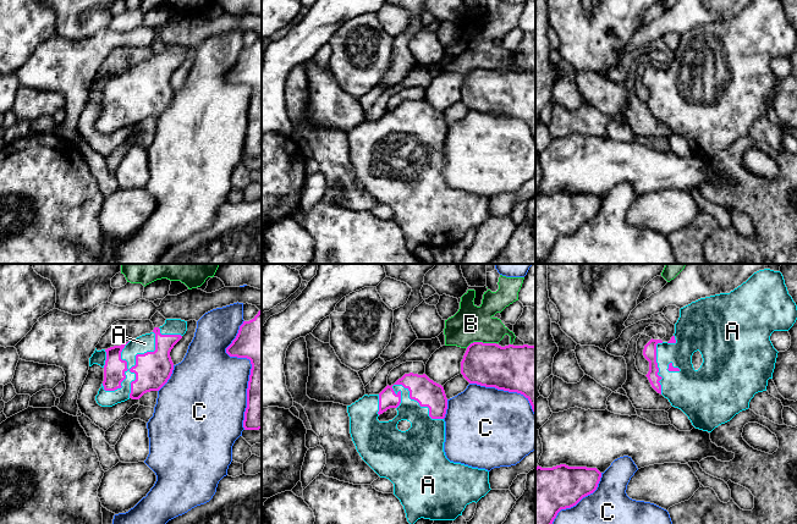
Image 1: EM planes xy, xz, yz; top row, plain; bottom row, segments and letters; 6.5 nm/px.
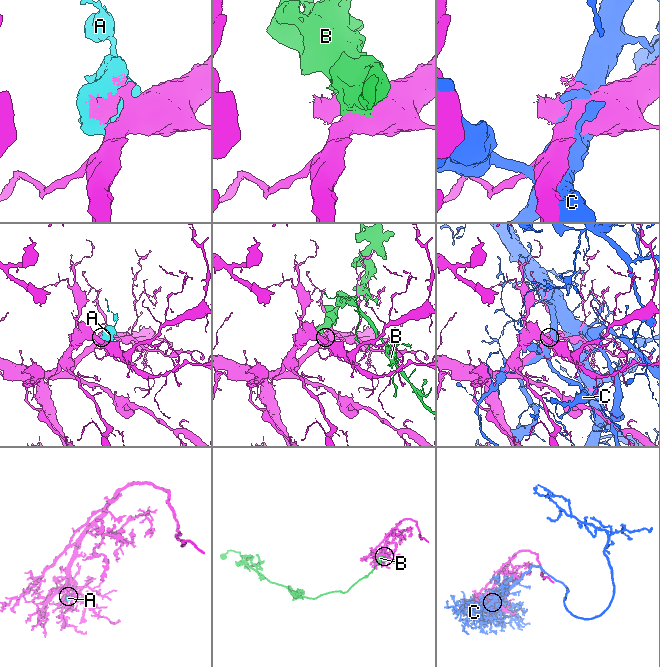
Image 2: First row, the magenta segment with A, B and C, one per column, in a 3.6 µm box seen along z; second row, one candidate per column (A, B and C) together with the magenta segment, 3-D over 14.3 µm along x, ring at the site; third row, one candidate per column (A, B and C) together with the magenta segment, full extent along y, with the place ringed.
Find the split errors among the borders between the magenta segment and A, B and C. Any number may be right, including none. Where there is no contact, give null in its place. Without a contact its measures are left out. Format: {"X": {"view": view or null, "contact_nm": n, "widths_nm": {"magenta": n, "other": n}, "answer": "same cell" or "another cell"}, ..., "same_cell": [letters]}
{"A": {"view": "xy", "contact_nm": 500, "widths_nm": {"magenta": 240, "other": 120}, "answer": "same cell"}, "B": {"view": "xz", "contact_nm": 200, "widths_nm": {"magenta": 300, "other": 240}, "answer": "another cell"}, "C": {"view": "xy", "contact_nm": 700, "widths_nm": {"magenta": 300, "other": 380}, "answer": "another cell"}, "same_cell": ["A"]}

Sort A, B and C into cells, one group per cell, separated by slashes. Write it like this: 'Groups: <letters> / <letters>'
Groups: A / B / C

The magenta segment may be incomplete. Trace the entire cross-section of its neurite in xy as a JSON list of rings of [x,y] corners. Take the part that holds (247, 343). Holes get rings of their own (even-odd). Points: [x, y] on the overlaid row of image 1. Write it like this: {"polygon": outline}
{"polygon": [[[262,310],[252,320],[243,321],[226,353],[230,357],[251,360],[243,428],[259,430],[262,429]]]}

